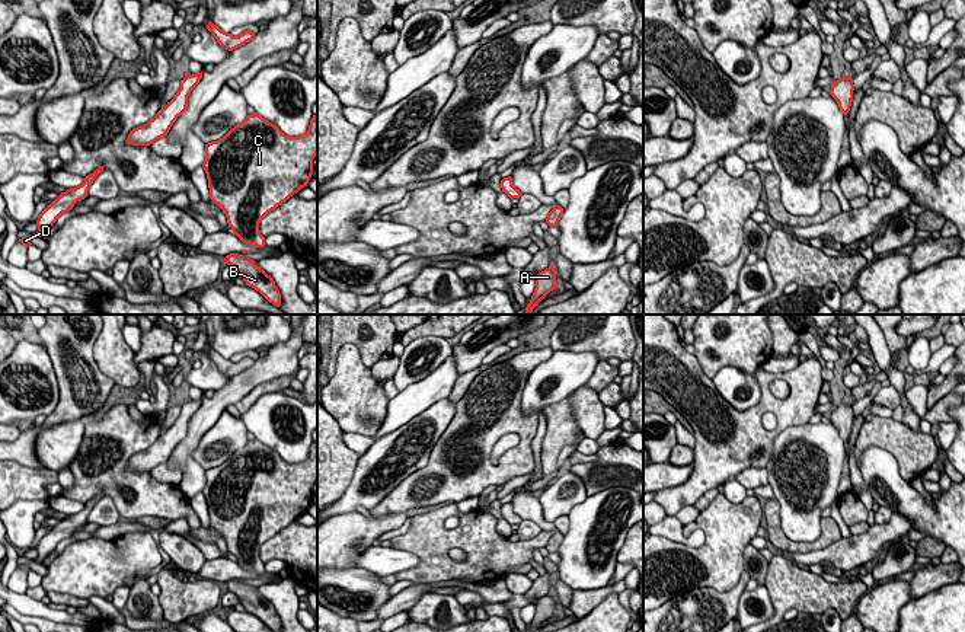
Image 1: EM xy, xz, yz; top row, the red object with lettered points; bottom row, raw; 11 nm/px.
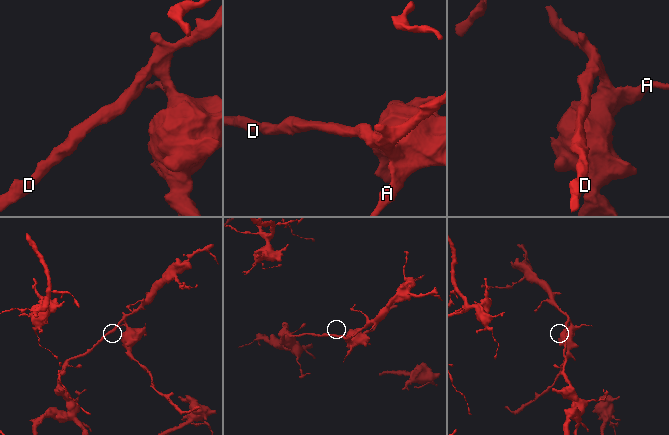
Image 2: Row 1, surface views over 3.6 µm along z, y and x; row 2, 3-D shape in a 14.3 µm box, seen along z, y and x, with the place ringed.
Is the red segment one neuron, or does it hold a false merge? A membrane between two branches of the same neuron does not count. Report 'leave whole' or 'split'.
leave whole

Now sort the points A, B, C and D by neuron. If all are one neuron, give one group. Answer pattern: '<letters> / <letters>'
A B C D

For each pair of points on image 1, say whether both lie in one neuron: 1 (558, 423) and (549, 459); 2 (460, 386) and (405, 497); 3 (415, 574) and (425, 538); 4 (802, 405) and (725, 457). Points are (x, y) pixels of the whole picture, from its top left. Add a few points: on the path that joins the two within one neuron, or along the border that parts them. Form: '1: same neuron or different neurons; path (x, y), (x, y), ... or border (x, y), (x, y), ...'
1: same neuron; path (558, 431), (550, 450)
2: different neurons; border (476, 374), (456, 402)
3: same neuron; path (424, 565), (425, 546)
4: same neuron; path (783, 423), (764, 439), (756, 443), (744, 443)

